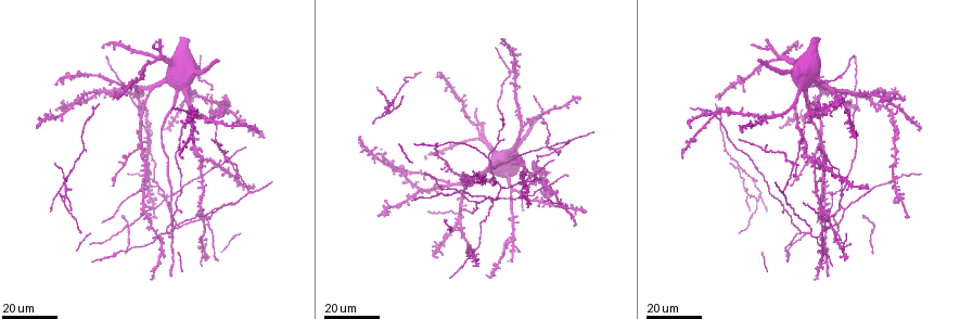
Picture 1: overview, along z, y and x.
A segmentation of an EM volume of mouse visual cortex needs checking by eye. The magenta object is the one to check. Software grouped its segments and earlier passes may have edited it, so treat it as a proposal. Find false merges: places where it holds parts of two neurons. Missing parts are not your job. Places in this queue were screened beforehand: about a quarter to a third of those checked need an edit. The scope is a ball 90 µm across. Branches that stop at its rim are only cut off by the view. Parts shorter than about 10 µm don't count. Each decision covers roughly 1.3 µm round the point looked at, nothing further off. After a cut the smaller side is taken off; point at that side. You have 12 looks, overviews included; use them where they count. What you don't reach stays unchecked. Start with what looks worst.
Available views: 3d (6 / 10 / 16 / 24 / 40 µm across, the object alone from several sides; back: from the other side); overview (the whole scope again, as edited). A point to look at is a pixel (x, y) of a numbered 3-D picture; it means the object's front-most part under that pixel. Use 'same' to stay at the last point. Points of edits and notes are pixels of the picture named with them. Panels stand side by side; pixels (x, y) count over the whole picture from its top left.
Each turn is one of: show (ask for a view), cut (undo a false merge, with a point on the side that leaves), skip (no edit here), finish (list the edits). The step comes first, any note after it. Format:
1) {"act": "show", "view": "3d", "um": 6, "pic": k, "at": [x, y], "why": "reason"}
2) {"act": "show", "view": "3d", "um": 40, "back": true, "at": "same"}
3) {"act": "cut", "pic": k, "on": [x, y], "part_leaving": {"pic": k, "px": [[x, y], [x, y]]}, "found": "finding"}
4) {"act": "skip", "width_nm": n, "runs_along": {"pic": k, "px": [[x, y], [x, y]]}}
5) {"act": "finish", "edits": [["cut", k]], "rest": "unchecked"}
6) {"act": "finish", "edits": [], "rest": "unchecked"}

{"act": "show", "view": "3d", "um": 16, "pic": 1, "at": [165, 202], "why": "three arms meet"}

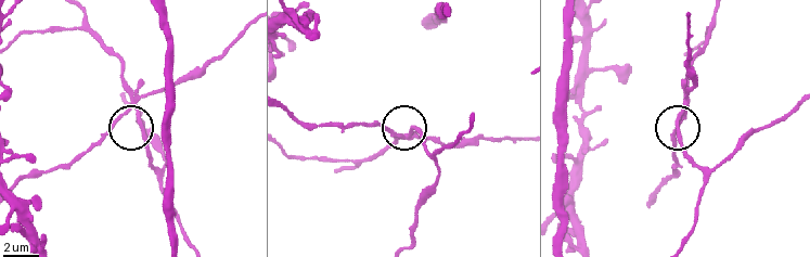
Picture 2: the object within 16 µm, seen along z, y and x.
{"act": "show", "view": "3d", "um": 6, "pic": 2, "at": [126, 112], "why": "closer look"}

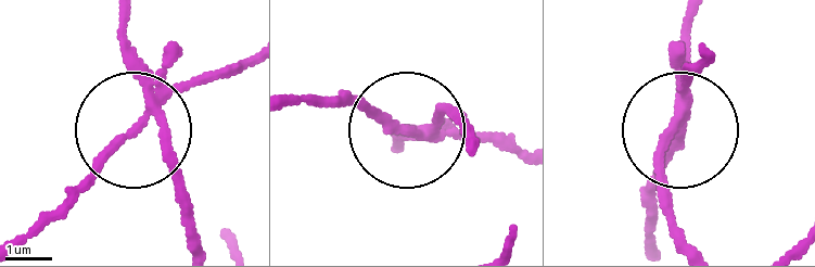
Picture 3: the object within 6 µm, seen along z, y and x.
{"act": "cut", "pic": 3, "on": [111, 148], "arms": 3, "part_leaving": {"pic": 3, "px": [[158, 98], [249, 67]]}, "found": "two neurons meet here"}

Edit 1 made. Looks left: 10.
{"act": "show", "view": "3d", "um": 24, "pic": 1, "at": [204, 220], "why": "branch point"}

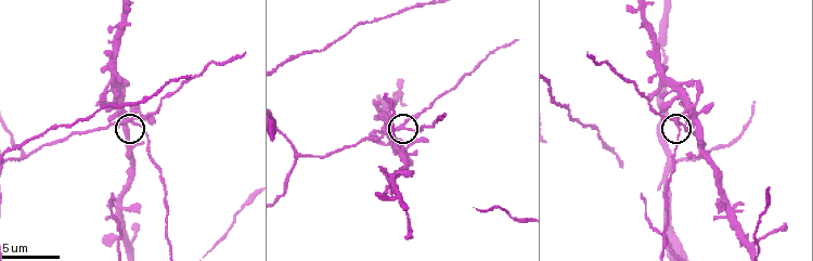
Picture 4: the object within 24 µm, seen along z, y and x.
{"act": "show", "view": "3d", "um": 10, "pic": 4, "at": [119, 122]}

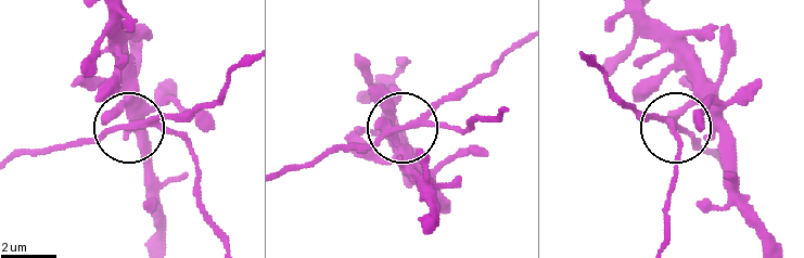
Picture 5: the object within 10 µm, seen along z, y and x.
{"act": "show", "view": "3d", "um": 6, "pic": 5, "at": [400, 129]}

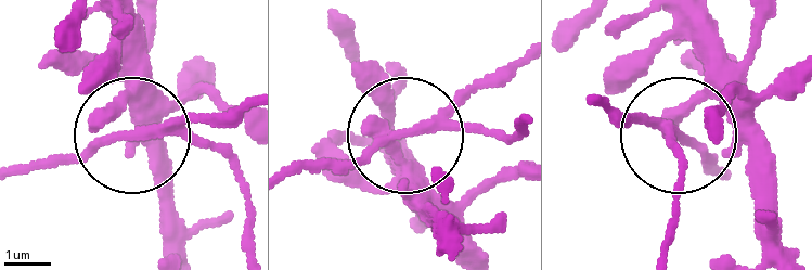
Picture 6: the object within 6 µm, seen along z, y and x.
{"act": "skip", "width_nm": 240, "runs_along": {"pic": 6, "px": [[679, 24], [701, 94], [671, 129], [679, 141]]}, "found": "continuous, no second neuron"}

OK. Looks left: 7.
{"act": "show", "view": "3d", "um": 16, "pic": 1, "at": [60, 193]}

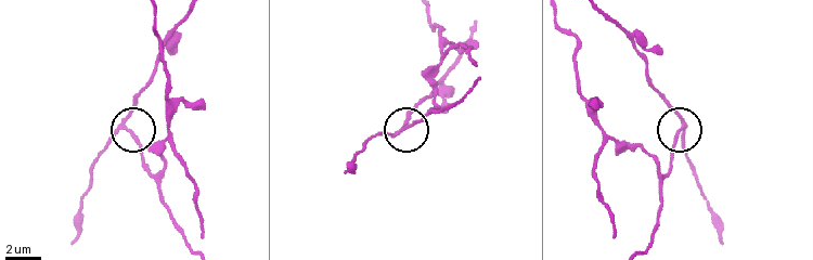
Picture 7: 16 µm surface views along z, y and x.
{"act": "show", "view": "3d", "um": 10, "pic": 7, "at": [397, 133]}

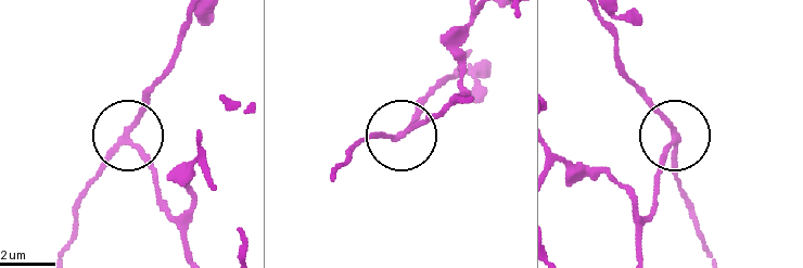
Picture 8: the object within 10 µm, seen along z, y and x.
{"act": "cut", "pic": 8, "on": [100, 171], "arms": 3, "part_leaving": {"pic": 8, "px": [[123, 137], [167, 68], [183, 20]]}, "found": "two neurons meet here"}

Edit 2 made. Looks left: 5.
{"act": "show", "view": "3d", "um": 24, "pic": 1, "at": [159, 187], "why": "side arm on a straight run"}

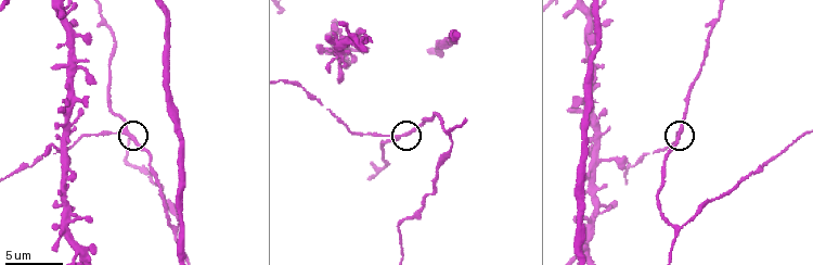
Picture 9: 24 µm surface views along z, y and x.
{"act": "show", "view": "3d", "um": 10, "pic": 9, "at": [398, 138], "why": "closer look"}

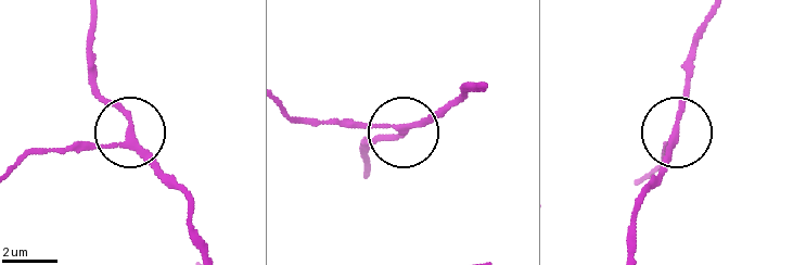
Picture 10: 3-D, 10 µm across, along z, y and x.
{"act": "skip", "side_arm_um": 48, "runs_along": {"pic": 10, "px": [[482, 85], [465, 88], [435, 118], [405, 131], [317, 121]]}, "found": "one neuron here"}

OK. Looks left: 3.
{"act": "show", "view": "3d", "um": 16, "pic": 1, "at": [809, 234], "why": "three-way junction"}

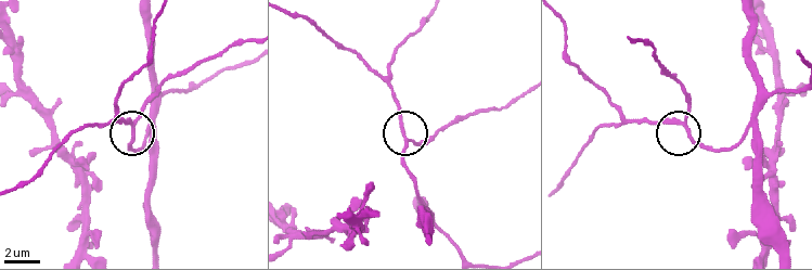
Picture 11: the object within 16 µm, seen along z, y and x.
{"act": "show", "view": "3d", "um": 6, "pic": 11, "at": [132, 124], "why": "zoom in"}

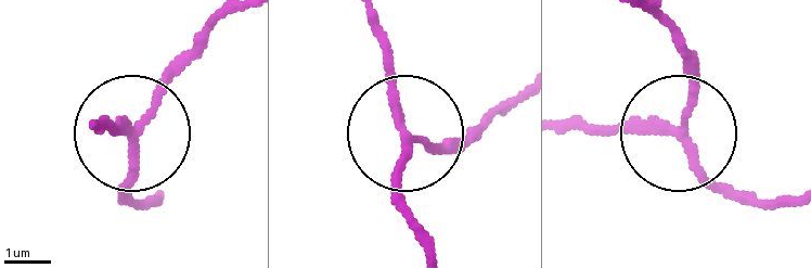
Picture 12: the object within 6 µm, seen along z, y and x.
{"act": "skip", "width_nm": 190, "runs_along": {"pic": 12, "px": [[429, 246], [395, 177], [407, 142], [383, 29]]}, "found": "all the same neuron"}

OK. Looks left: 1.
{"act": "show", "view": "3d", "um": 10, "pic": 4, "at": [126, 245], "why": "side arm on a straight run"}

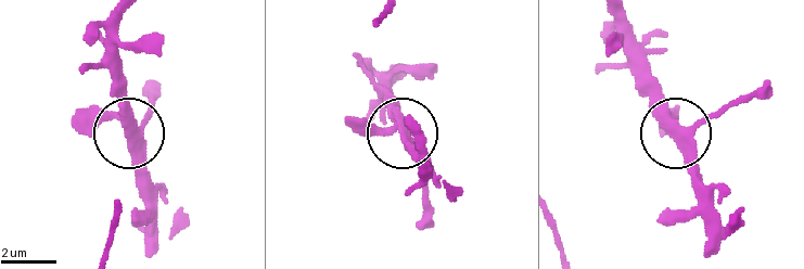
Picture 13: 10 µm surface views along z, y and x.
{"act": "skip", "runs_along": {"pic": 13, "px": [[118, 16], [116, 107], [132, 163], [151, 189]]}, "found": "continuous, no second neuron"}

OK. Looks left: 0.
{"act": "finish", "edits": [["cut", 3], ["cut", 8]], "rest": "unchecked"}

